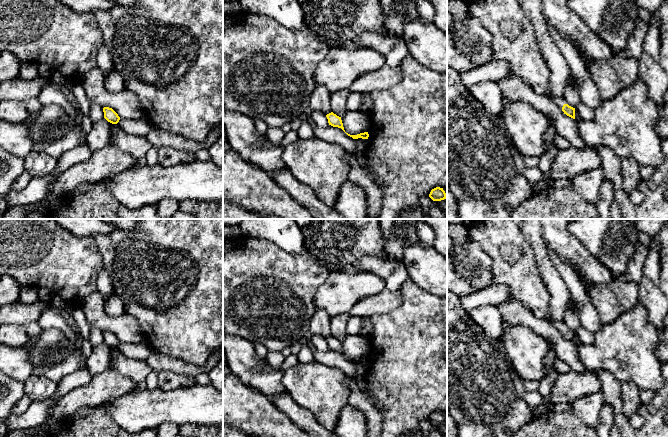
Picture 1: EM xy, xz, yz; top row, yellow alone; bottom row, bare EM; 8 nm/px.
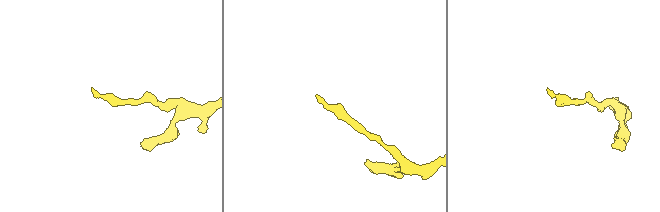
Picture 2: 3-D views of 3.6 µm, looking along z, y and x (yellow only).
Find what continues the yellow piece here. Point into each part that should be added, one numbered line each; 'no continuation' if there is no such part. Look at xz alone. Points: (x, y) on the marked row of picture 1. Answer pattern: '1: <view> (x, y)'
no continuation

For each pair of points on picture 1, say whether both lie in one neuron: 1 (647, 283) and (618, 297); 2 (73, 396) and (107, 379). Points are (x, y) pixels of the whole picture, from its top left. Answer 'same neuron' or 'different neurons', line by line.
1: different neurons
2: same neuron

